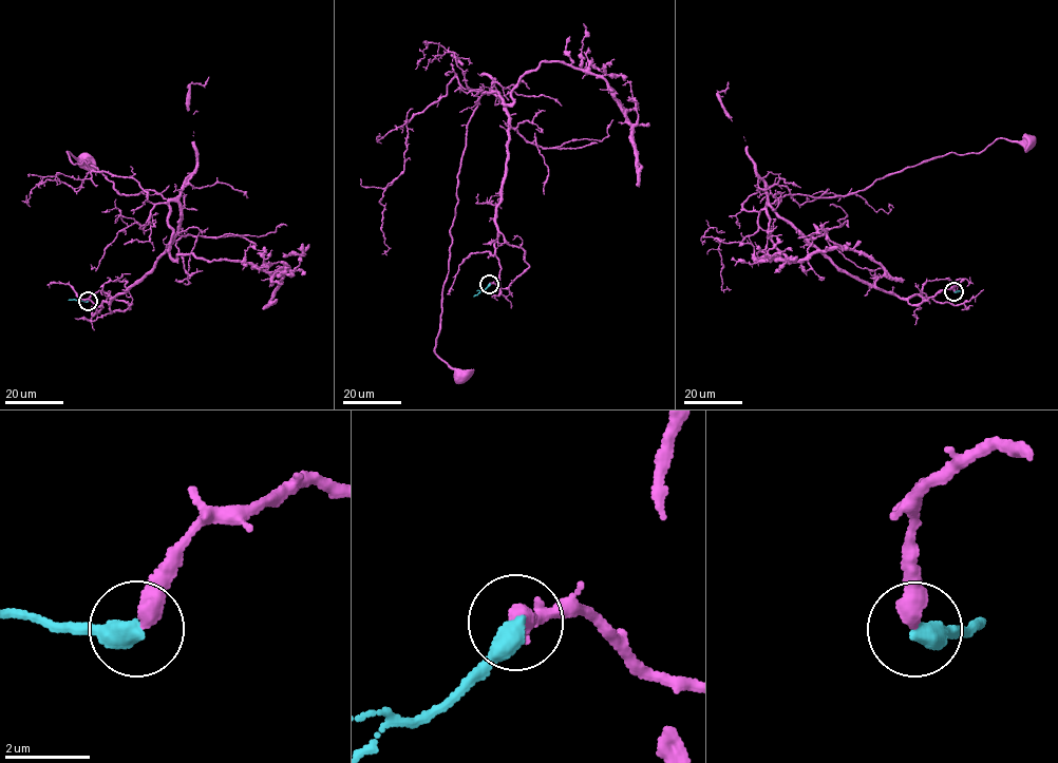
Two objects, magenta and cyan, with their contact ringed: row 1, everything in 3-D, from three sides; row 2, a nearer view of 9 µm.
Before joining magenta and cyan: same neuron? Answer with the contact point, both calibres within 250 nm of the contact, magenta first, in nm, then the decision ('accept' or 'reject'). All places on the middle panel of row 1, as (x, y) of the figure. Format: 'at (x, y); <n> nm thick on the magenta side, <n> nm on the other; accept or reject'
at (489, 284); 440 nm thick on the magenta side, 480 nm on the other; accept

